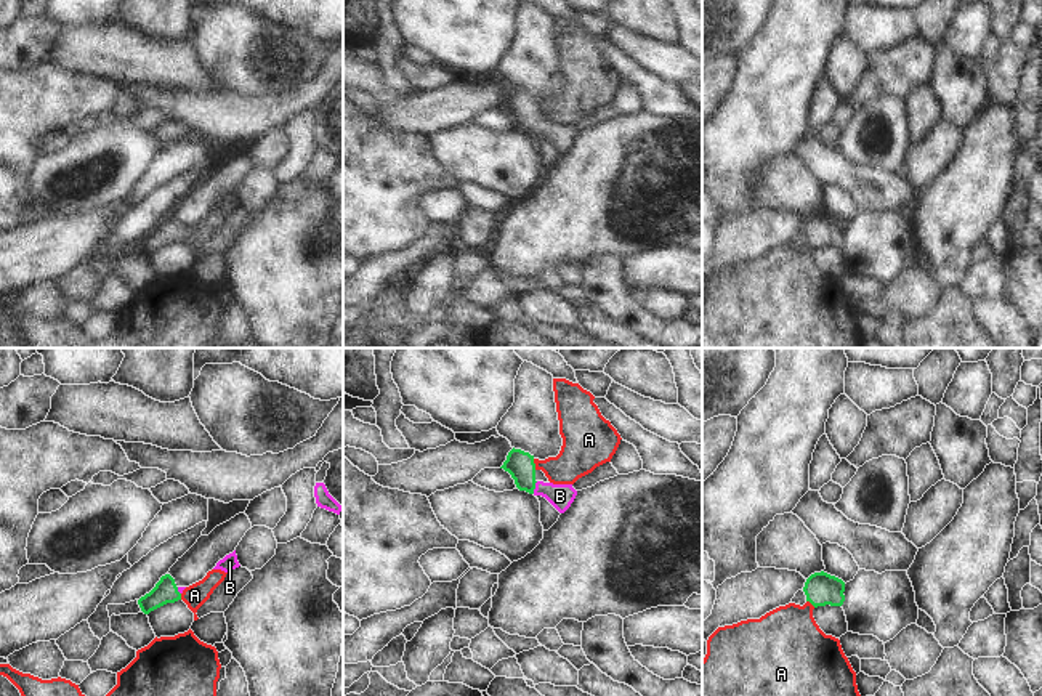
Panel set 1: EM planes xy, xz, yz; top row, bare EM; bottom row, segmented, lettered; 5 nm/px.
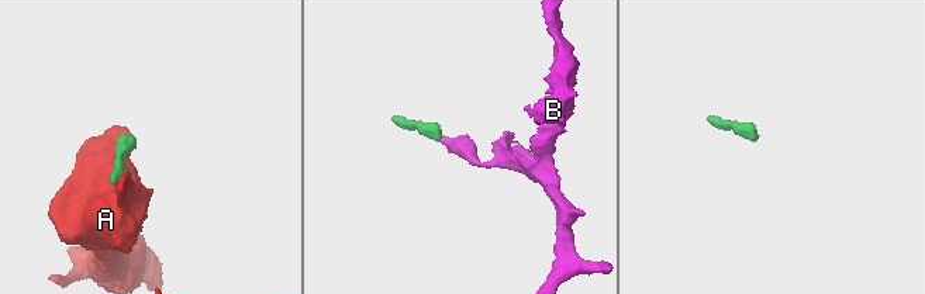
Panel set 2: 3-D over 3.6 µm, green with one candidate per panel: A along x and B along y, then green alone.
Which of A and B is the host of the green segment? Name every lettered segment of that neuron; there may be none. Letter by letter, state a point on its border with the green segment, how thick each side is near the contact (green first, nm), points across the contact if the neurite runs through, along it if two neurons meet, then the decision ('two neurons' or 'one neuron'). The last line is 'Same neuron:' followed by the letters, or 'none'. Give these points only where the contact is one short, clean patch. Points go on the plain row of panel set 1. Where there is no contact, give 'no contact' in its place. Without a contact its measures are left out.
A: meets green in xz at (534, 105); 140 nm thick on the green side, 220 nm on the other; two neurons
B: meets green in xz at (534, 129); 140 nm thick on the green side, 120 nm on the other; runs through xz (520, 105), (525, 119), (534, 129), (549, 130), (560, 137); one neuron
Same neuron: B

